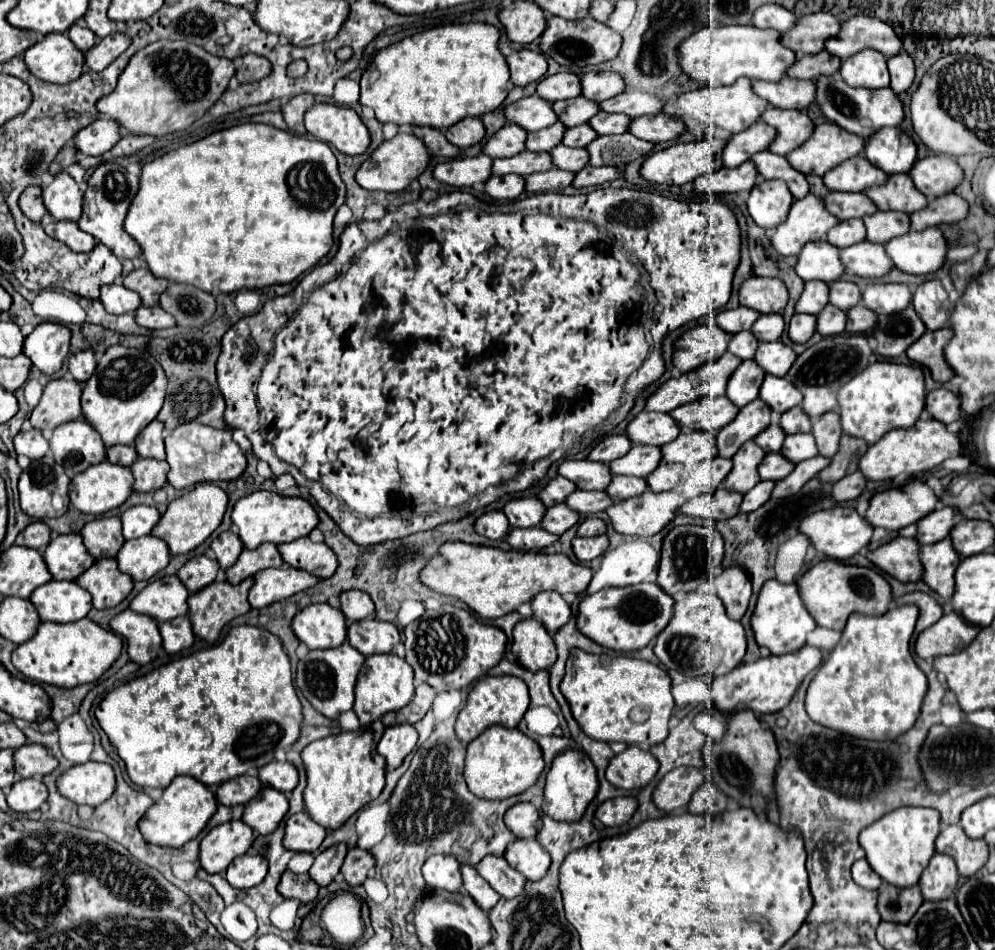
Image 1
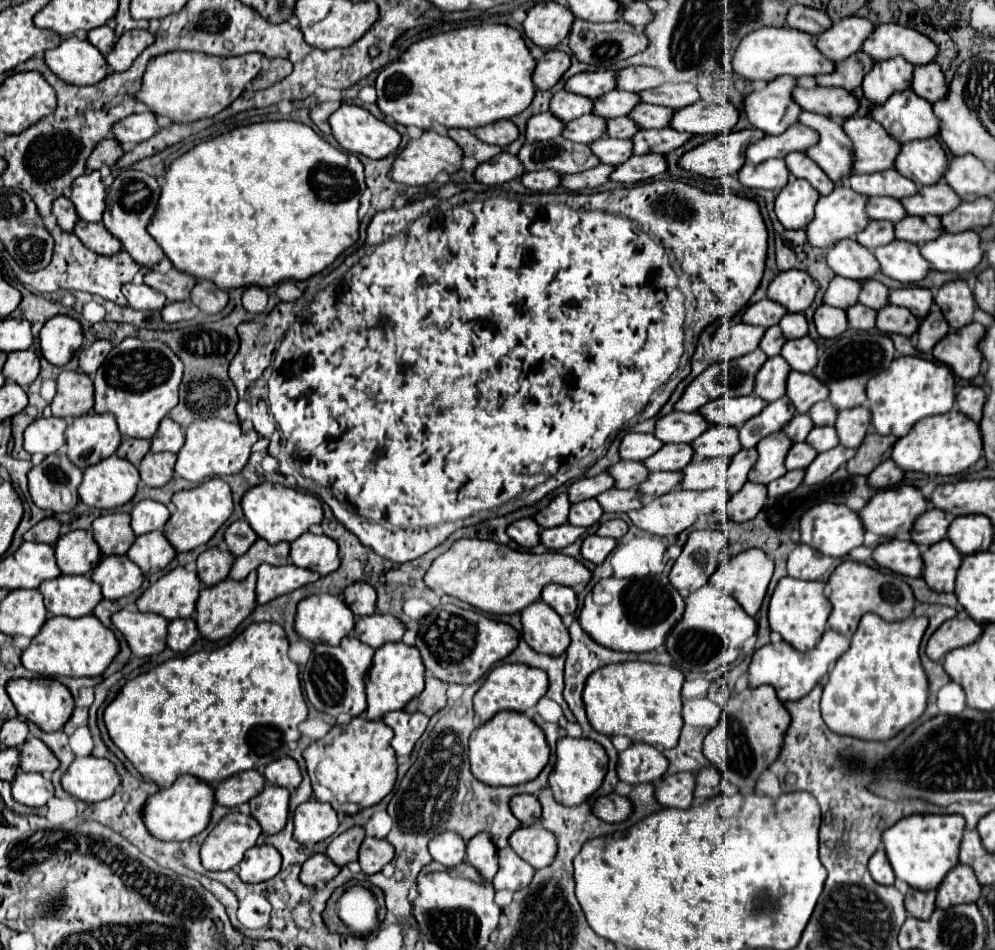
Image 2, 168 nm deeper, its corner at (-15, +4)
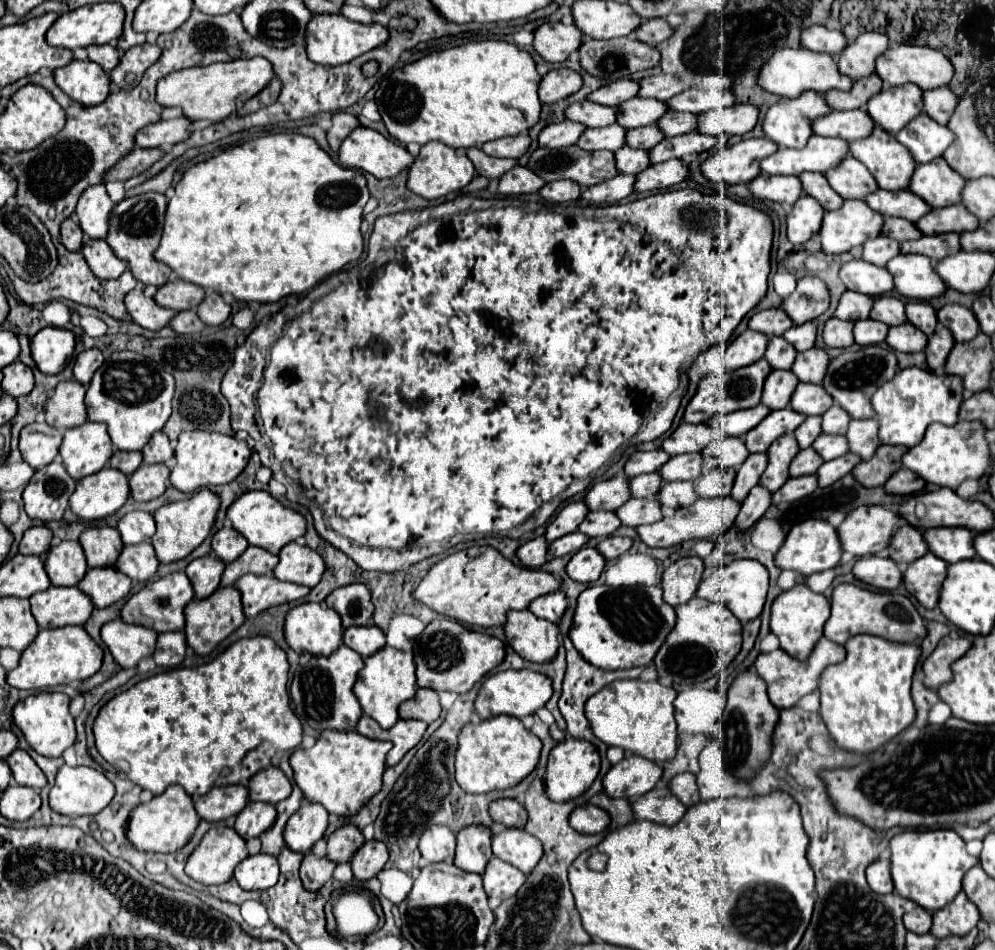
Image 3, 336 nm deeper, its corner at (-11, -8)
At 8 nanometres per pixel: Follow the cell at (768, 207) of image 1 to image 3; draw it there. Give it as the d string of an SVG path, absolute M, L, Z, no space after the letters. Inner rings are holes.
M802 196L796 200L786 216L786 234L792 244L804 244L814 238L820 230L824 208L812 196Z

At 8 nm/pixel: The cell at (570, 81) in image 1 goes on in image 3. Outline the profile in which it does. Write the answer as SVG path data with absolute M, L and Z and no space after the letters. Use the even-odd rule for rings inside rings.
M622 78L622 80L610 82L610 84L594 90L594 92L590 92L588 100L596 102L596 104L602 104L602 106L616 108L618 104L634 98L636 92L638 92L638 82L634 82L630 78Z

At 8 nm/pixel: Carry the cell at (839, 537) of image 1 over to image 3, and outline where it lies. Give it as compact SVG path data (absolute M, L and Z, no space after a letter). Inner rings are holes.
M810 518L800 524L794 524L792 530L786 536L784 546L776 552L776 566L782 570L796 570L802 576L810 576L814 572L822 572L828 568L836 568L842 560L842 544L838 538L838 532L832 524L826 520Z

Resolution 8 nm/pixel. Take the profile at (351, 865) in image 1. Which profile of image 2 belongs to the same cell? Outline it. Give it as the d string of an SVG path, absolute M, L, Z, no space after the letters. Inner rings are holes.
M366 838L360 848L358 862L364 874L376 874L384 864L394 860L394 846L386 838Z

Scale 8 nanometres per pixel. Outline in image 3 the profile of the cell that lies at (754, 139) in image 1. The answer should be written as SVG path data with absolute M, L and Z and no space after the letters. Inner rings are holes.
M812 136L800 150L778 148L772 156L760 160L760 170L766 174L794 174L824 172L848 156L848 144L840 138Z

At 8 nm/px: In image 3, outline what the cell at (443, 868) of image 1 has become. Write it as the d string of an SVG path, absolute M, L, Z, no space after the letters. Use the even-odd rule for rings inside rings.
M430 826L420 838L420 852L424 864L452 862L456 852L456 836L446 826Z

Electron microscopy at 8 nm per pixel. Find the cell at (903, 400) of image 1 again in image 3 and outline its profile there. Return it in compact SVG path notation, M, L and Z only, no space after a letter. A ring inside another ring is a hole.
M904 368L898 370L892 380L882 384L872 394L872 406L878 416L878 436L882 444L902 444L906 448L916 446L926 428L932 422L954 426L958 422L958 408L962 402L962 380L958 376L938 376L932 370L922 368Z

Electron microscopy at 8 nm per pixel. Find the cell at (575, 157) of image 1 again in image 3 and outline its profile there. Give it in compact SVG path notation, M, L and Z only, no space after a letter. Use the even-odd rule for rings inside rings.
M624 146L614 152L614 158L616 158L616 168L624 174L636 174L650 166L646 150L634 150L634 148Z

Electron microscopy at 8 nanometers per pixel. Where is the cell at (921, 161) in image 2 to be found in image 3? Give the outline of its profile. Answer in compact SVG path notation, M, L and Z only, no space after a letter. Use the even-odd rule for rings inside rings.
M942 158L930 164L918 164L908 190L920 196L930 208L942 208L960 202L960 190L964 188L964 178L956 174Z

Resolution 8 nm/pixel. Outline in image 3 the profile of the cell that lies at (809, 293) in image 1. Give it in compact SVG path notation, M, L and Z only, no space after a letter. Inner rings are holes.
M846 290L840 296L840 302L838 302L838 308L836 308L834 316L840 318L840 320L860 320L860 318L868 318L868 314L872 310L872 300L874 300L872 296Z

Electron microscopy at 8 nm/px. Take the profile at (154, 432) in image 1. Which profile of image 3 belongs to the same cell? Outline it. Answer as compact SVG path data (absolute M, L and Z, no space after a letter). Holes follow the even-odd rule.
M156 432L152 440L142 448L144 454L144 464L156 464L156 462L172 462L174 458L174 448L170 446L168 436L164 432Z

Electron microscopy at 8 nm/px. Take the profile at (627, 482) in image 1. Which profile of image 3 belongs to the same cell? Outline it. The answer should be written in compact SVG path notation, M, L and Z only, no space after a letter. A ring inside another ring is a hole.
M664 482L660 492L656 494L656 498L660 500L662 508L676 510L676 508L696 502L698 494L696 494L692 482Z

